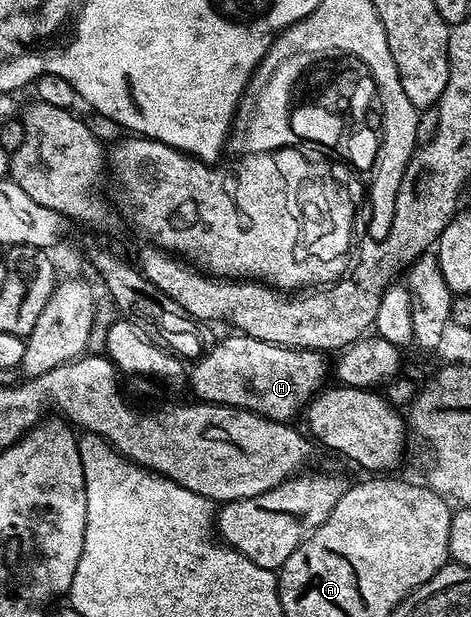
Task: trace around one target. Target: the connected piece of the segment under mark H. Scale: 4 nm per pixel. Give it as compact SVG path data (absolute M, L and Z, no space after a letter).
M232 335L223 337L214 348L212 345L192 365L187 381L198 401L229 404L233 408L258 412L268 420L289 422L326 387L325 375L331 372L330 361L329 364L325 361L328 360L326 353L306 348L284 348L271 342L259 342L259 338Z

